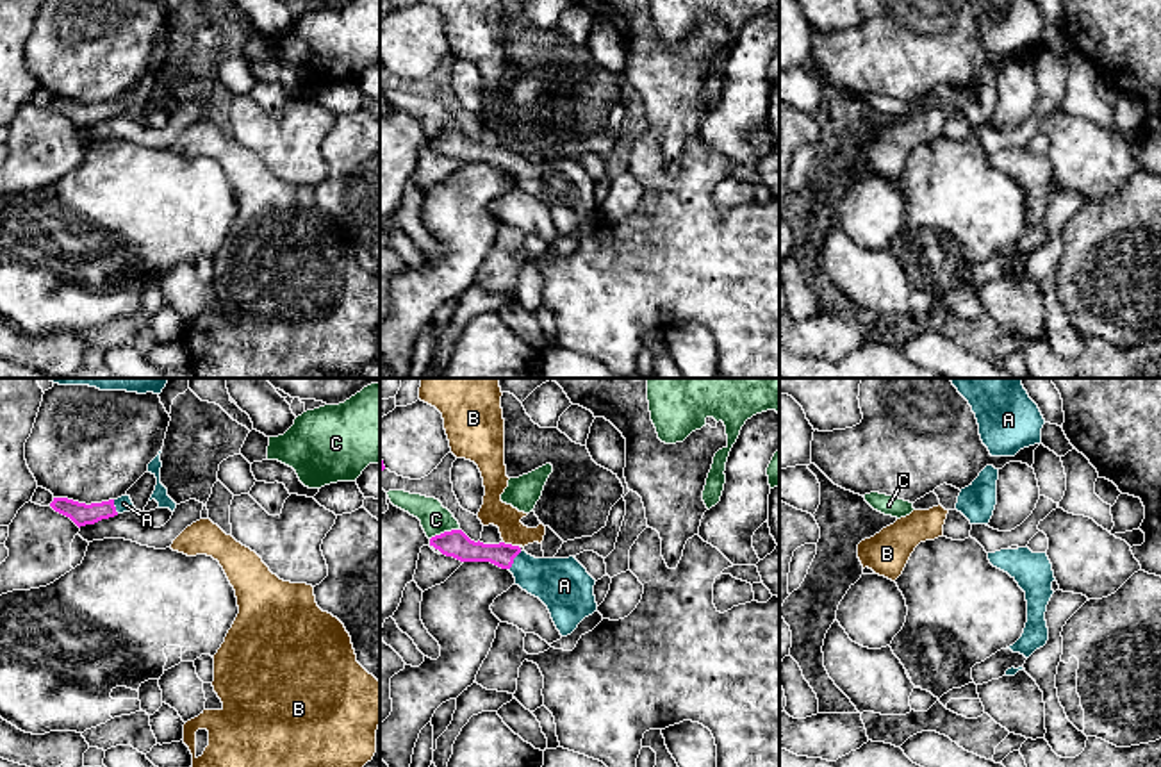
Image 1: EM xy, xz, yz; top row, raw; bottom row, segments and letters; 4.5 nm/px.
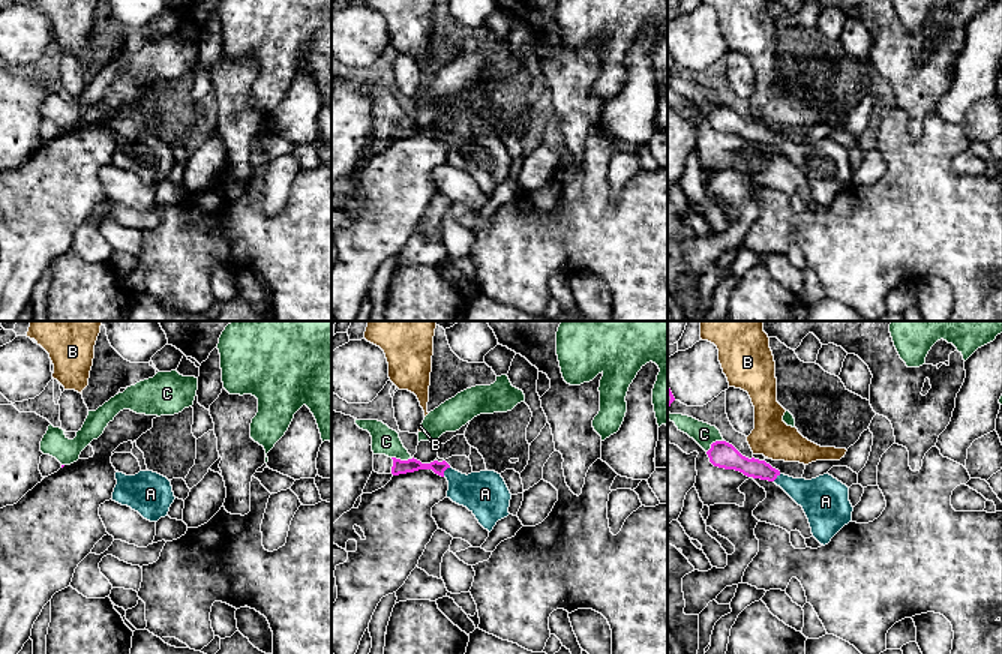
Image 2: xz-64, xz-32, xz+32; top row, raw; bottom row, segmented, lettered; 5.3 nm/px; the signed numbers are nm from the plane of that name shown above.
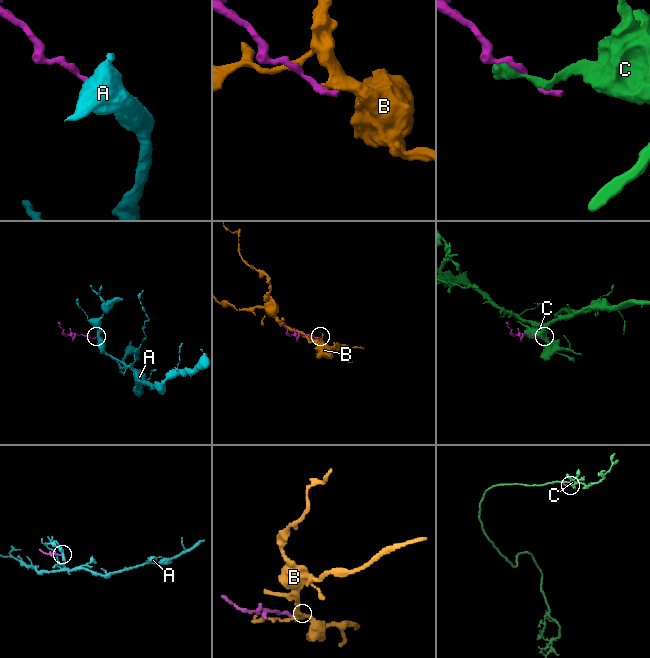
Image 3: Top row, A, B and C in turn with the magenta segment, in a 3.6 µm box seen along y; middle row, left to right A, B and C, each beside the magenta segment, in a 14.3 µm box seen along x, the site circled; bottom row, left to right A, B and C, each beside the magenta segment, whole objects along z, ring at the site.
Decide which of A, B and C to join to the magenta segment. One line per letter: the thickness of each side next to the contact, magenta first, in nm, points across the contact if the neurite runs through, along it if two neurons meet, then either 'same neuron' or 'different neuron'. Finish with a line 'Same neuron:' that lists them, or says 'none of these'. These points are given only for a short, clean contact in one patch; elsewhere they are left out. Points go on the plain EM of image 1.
A: 120 nm thick on the magenta side, 240 nm on the other; runs through xz (459, 147), (512, 161), (532, 175), (562, 184); same neuron
B: 120 nm thick on the magenta side, 120 nm on the other; border along xz (503, 141), (518, 147); different neuron
C: 120 nm thick on the magenta side, 140 nm on the other; different neuron
Same neuron: A

